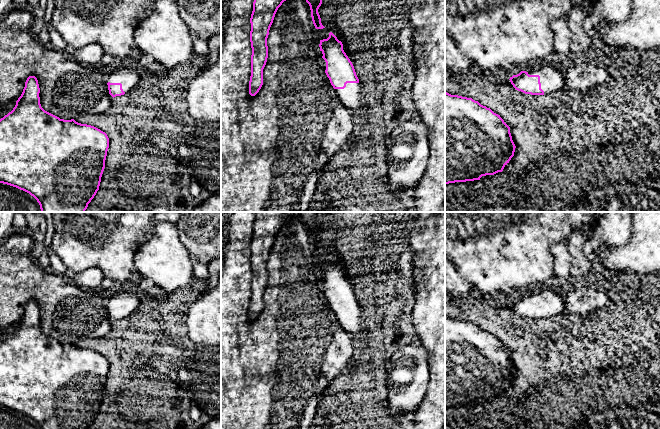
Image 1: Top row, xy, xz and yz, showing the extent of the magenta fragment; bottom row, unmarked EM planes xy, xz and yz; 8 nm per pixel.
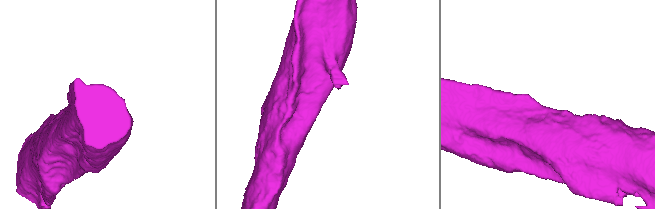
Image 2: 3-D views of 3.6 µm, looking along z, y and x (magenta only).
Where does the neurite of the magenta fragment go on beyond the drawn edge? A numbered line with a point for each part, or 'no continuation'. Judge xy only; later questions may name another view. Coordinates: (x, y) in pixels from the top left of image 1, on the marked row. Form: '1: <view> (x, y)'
1: xy (129, 76)

